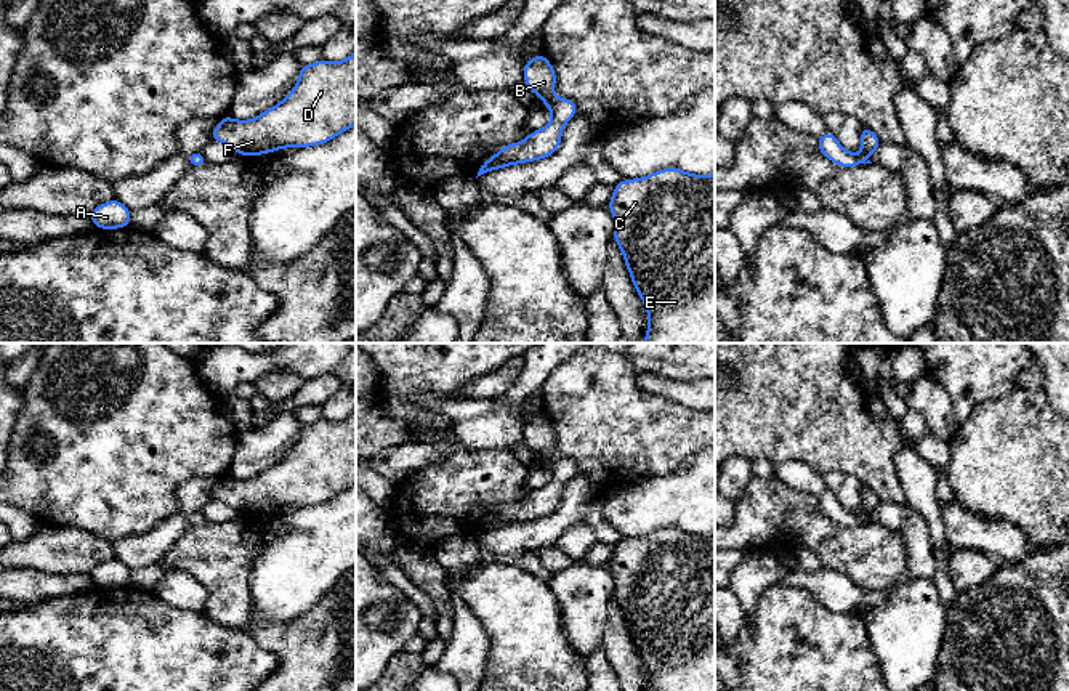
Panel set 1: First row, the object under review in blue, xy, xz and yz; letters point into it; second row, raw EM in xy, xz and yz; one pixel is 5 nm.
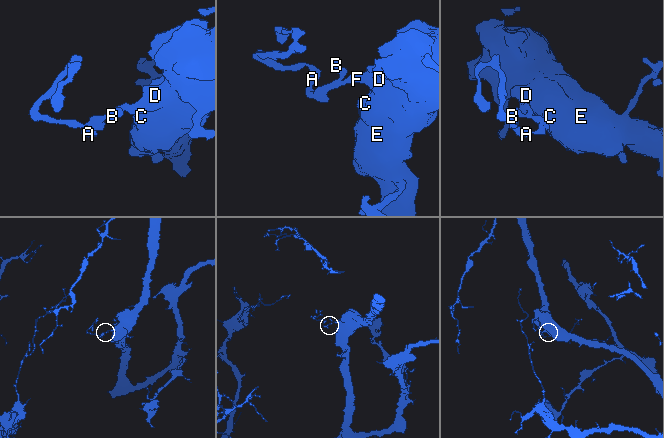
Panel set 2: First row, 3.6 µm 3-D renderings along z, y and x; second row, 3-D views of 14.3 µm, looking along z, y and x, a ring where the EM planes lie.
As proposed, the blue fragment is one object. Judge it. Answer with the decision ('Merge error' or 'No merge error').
No merge error

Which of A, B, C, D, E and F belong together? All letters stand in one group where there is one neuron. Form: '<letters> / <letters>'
A B C D E F

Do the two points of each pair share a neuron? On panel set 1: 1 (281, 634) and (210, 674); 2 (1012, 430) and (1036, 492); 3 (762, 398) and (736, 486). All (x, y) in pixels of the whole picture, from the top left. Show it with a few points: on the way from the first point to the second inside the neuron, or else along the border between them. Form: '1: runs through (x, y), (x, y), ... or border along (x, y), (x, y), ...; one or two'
1: border along (250, 634), (278, 659), (278, 667), (273, 674); two
2: runs through (1012, 446), (1012, 451), (1036, 476); one
3: border along (731, 456), (750, 460); two

